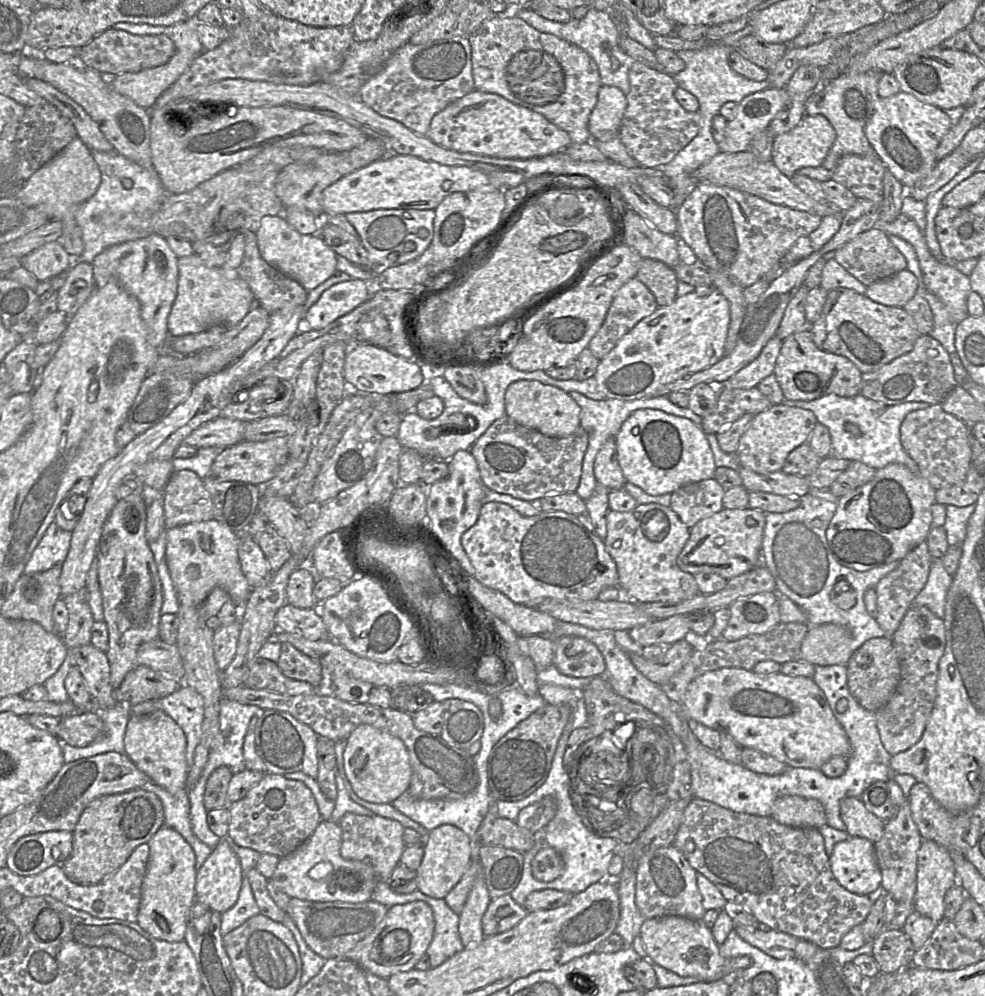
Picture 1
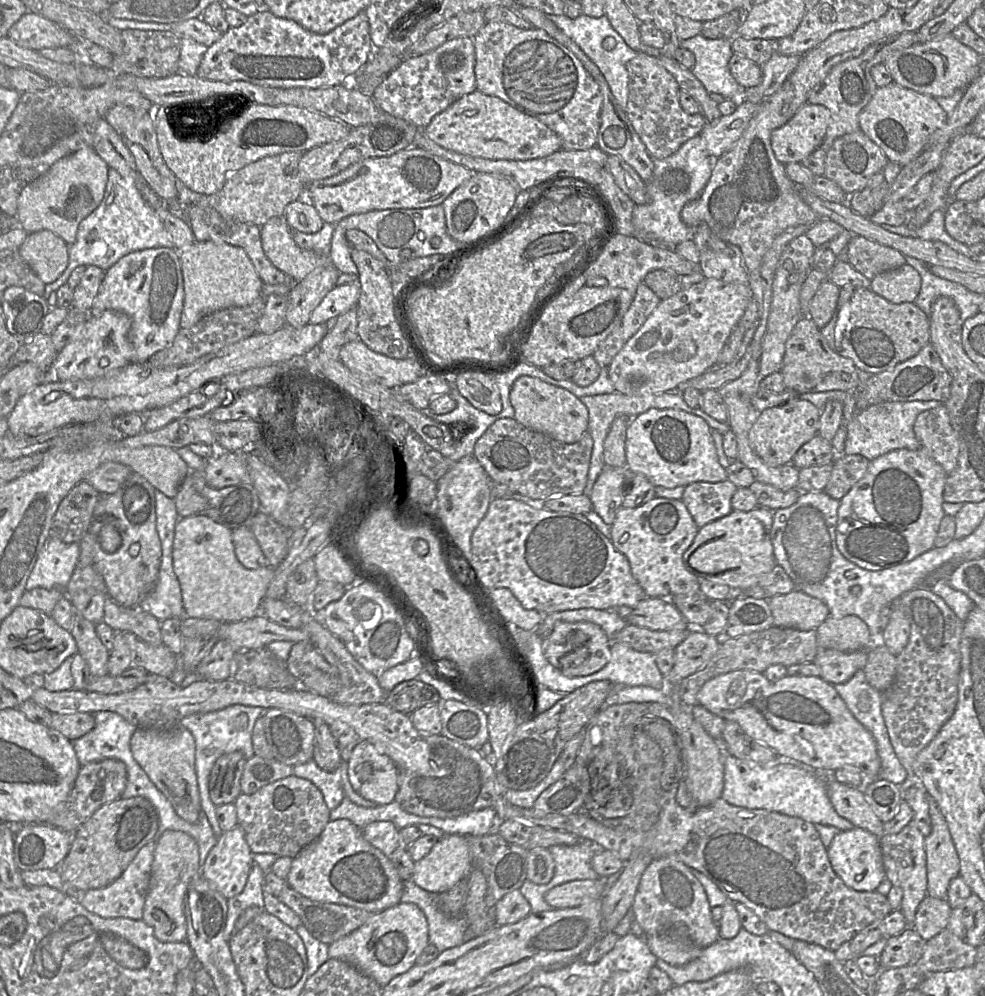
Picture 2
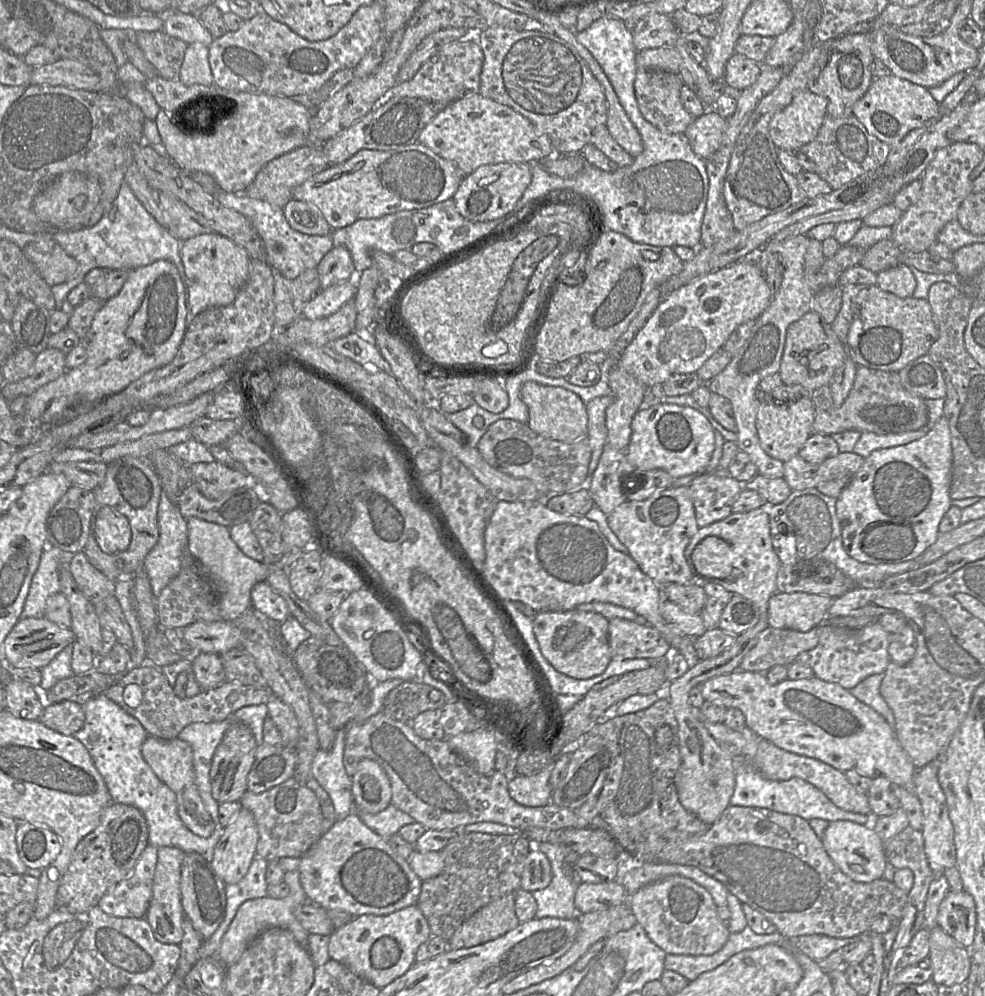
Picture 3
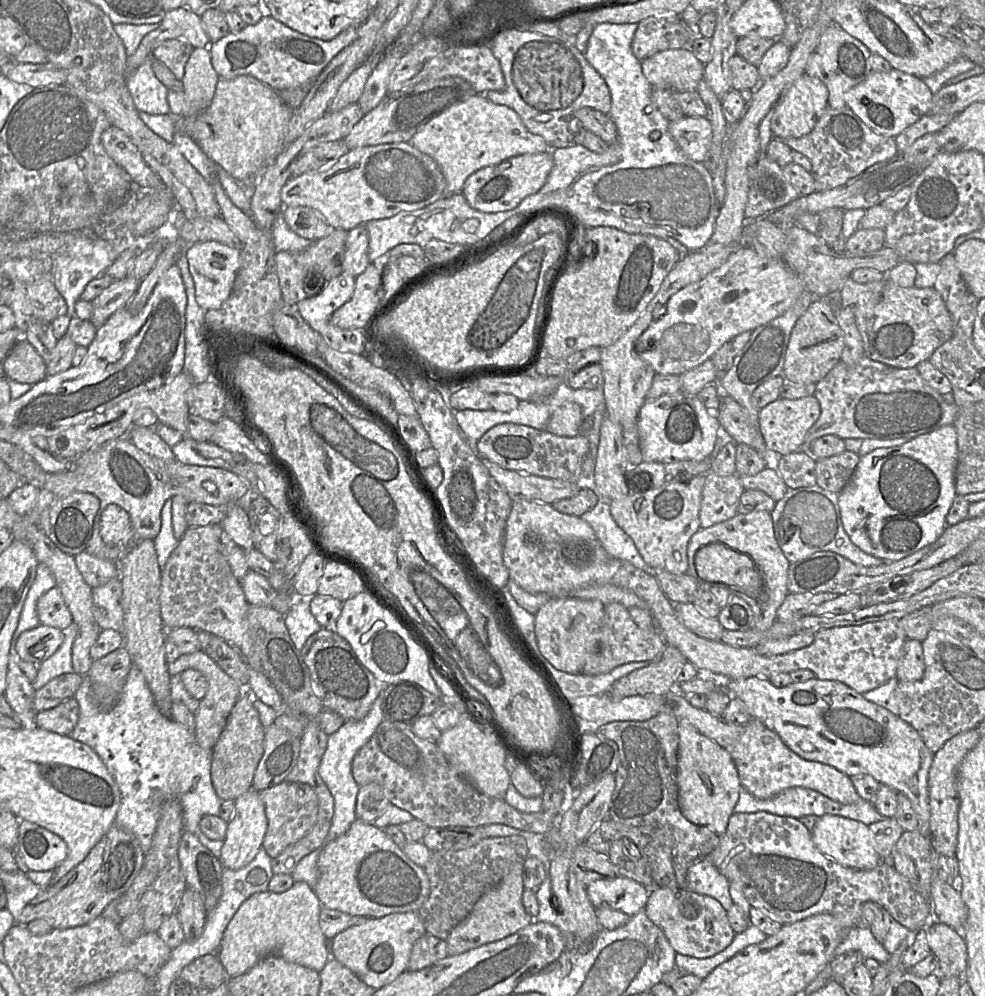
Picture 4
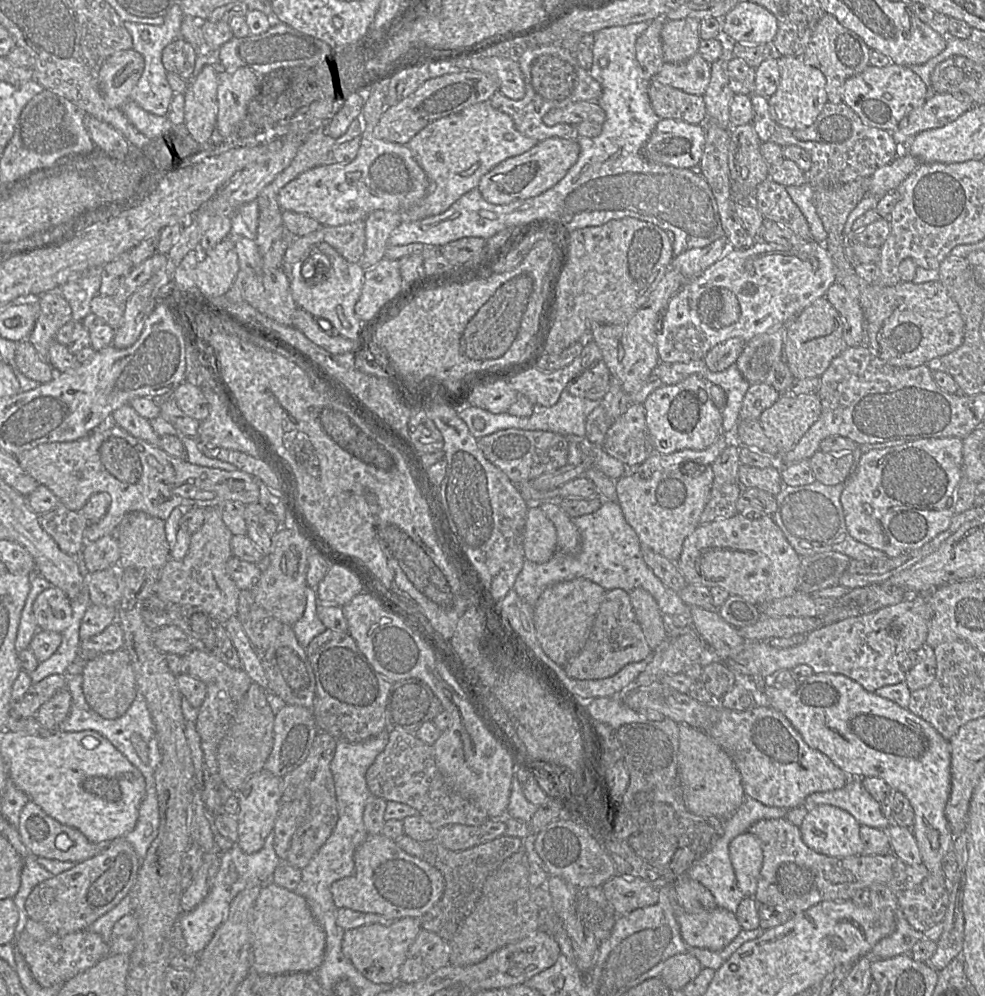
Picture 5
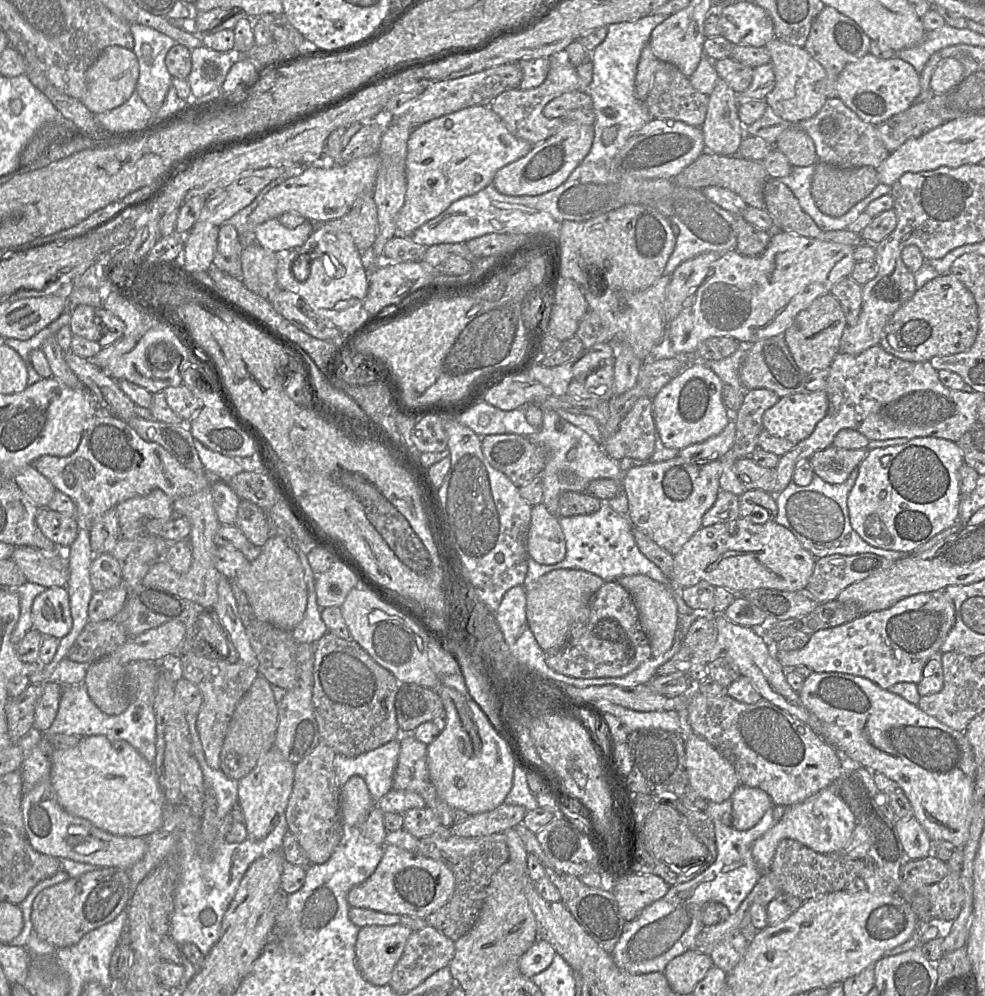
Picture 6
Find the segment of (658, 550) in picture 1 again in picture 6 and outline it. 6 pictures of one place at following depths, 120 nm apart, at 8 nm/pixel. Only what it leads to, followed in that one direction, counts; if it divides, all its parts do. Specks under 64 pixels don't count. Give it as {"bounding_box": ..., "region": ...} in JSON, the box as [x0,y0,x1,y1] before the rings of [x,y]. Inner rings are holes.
{"bounding_box":[621,457,722,556],"region":[[[680,457],[630,468],[623,473],[621,482],[628,499],[629,521],[674,556],[702,527],[702,517],[713,506],[720,491],[721,472],[722,460],[695,464]]]}

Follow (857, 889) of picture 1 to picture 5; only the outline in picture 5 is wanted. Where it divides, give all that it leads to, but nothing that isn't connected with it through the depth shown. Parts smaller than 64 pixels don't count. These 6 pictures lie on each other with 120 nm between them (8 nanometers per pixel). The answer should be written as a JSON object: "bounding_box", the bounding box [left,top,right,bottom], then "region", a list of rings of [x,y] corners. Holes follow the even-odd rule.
{"bounding_box":[799,804,862,857],"region":[[[821,804],[807,812],[799,829],[804,843],[815,852],[848,857],[862,854],[860,826],[847,811]]]}

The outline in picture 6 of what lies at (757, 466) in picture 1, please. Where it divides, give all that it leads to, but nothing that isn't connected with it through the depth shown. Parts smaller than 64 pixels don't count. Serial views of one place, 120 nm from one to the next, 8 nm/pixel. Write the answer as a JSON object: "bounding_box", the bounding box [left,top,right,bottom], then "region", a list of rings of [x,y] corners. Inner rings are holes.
{"bounding_box":[763,391,829,445],"region":[[[825,391],[798,393],[780,398],[763,415],[763,429],[795,445],[808,438],[829,408]]]}

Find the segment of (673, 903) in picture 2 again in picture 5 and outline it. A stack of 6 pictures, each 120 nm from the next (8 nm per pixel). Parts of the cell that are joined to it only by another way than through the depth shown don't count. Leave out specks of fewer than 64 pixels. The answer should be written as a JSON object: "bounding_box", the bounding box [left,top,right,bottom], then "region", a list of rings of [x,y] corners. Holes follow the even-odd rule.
{"bounding_box":[676,907,742,950],"region":[[[721,907],[697,914],[678,910],[676,919],[683,941],[691,948],[722,950],[742,930],[735,913]]]}

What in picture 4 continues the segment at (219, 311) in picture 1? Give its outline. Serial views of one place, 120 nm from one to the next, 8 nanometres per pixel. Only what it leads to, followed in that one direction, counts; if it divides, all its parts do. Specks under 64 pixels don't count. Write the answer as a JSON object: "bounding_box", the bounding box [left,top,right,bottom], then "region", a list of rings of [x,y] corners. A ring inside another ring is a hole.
{"bounding_box":[186,240,240,310],"region":[[[209,240],[190,244],[186,251],[189,271],[195,287],[196,301],[204,310],[216,309],[231,294],[240,267],[240,248]]]}

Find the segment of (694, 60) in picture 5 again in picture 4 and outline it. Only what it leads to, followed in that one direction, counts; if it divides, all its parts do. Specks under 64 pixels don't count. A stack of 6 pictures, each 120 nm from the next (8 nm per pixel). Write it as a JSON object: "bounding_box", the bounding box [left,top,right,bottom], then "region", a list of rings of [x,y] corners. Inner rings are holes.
{"bounding_box":[641,47,704,92],"region":[[[689,47],[664,50],[642,60],[641,69],[653,88],[676,92],[696,91],[704,76],[704,65]]]}

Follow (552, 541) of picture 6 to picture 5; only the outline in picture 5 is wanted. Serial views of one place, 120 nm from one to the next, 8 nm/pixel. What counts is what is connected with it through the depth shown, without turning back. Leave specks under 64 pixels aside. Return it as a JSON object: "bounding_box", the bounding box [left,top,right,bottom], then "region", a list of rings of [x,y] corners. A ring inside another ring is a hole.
{"bounding_box":[523,504,557,562],"region":[[[530,504],[523,535],[523,550],[527,560],[548,562],[557,551],[554,524],[537,504]]]}

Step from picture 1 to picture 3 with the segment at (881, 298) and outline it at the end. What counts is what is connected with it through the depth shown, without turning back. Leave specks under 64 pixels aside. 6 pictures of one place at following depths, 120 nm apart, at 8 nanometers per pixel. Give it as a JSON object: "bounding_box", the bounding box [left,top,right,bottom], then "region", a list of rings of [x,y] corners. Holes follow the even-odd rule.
{"bounding_box":[876,264,917,298],"region":[[[899,264],[877,273],[876,285],[900,298],[908,298],[913,296],[917,280],[907,265]]]}

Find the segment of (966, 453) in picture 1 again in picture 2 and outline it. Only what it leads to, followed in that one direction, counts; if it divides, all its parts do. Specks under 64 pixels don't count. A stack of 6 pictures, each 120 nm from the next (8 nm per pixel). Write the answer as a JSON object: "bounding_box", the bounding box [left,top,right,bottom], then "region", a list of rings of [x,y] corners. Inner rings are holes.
{"bounding_box":[913,404,959,474],"region":[[[945,404],[921,412],[913,429],[920,447],[950,474],[957,466],[959,441]]]}

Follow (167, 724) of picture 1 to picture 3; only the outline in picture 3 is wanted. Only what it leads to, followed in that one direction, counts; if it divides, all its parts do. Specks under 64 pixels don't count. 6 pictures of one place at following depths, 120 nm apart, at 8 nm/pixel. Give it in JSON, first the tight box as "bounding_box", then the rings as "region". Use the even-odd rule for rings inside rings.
{"bounding_box":[141,736,216,838],"region":[[[148,736],[141,746],[141,753],[159,780],[165,783],[175,793],[178,814],[185,826],[197,836],[203,838],[211,836],[216,825],[205,809],[198,792],[193,769],[191,746],[178,738],[161,740],[153,736]]]}

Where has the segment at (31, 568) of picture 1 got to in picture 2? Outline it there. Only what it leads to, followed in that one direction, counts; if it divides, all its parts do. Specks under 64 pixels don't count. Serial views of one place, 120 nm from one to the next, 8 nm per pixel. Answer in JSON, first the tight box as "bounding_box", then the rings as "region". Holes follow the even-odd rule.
{"bounding_box":[26,537,78,590],"region":[[[49,537],[44,543],[37,561],[26,582],[26,590],[34,588],[65,589],[78,565],[78,543],[65,543]]]}

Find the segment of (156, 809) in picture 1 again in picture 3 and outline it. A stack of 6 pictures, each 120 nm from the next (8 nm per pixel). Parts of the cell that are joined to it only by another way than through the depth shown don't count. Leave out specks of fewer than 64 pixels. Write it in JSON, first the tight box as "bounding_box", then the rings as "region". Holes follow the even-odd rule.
{"bounding_box":[56,802,148,913],"region":[[[111,802],[103,811],[99,825],[74,850],[59,884],[56,908],[81,913],[97,906],[109,889],[131,874],[147,845],[148,826],[142,812],[131,805]]]}

